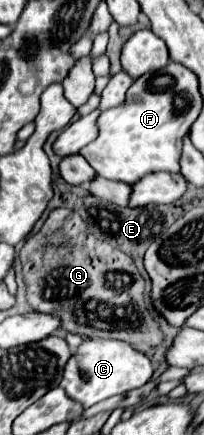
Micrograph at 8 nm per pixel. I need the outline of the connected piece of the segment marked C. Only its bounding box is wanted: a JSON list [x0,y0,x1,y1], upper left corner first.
[61,339,151,409]

